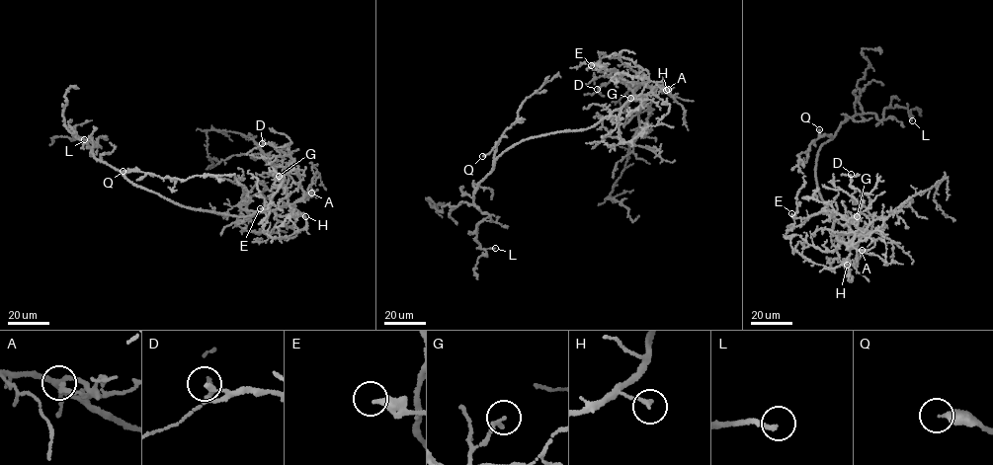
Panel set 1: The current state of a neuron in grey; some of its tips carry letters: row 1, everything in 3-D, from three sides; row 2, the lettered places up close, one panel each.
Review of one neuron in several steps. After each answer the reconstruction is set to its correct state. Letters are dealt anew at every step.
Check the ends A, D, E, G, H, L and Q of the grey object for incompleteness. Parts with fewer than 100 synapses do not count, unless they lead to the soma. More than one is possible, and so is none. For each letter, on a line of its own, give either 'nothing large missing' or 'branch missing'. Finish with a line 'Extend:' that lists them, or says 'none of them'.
A: nothing large missing
D: nothing large missing
E: nothing large missing
G: nothing large missing
H: nothing large missing
L: nothing large missing
Q: nothing large missing
Extend: none of them

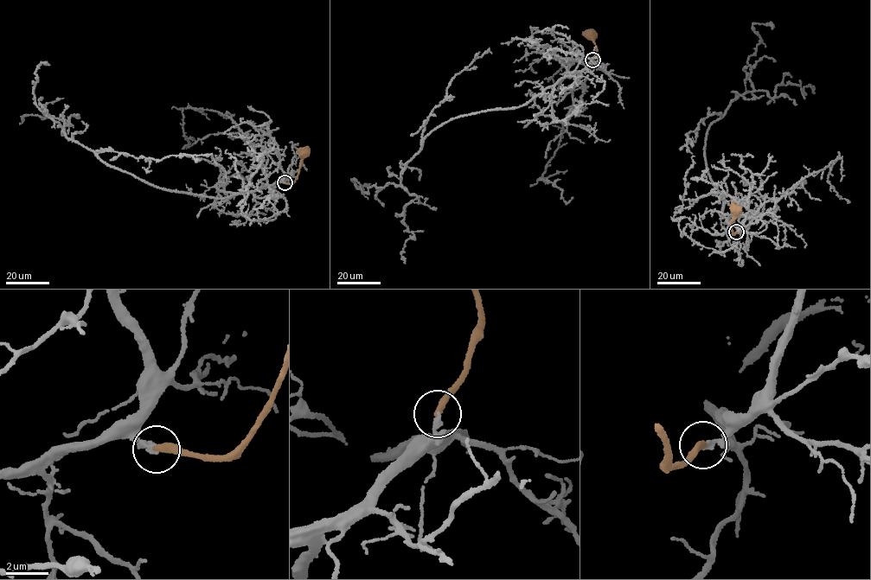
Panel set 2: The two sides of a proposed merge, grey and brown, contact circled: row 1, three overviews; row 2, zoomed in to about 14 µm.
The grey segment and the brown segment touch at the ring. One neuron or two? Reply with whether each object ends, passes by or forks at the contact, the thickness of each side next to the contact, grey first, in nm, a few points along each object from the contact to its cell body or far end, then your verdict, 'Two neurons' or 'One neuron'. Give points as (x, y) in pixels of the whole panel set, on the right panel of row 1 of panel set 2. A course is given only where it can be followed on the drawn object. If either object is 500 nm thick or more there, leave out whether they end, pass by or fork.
At the ring grey ends. At the ring brown ends. Thickness 240 nm (grey) against 360 nm. Course of grey: (736, 232), (721, 215), (705, 138), (730, 103), (753, 90), (747, 61), (761, 39), (752, 23), (772, 28). Course of brown: (736, 232), (733, 234), (730, 223), (736, 214), (735, 208). One neuron

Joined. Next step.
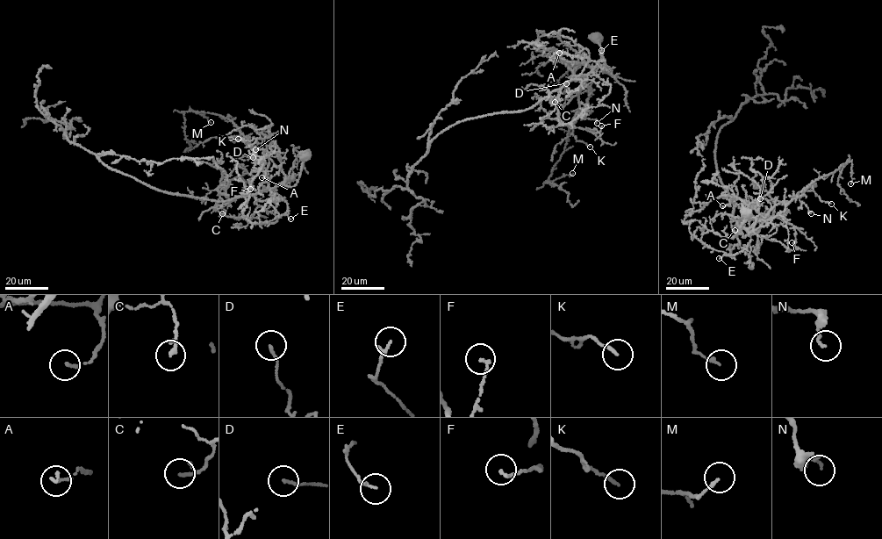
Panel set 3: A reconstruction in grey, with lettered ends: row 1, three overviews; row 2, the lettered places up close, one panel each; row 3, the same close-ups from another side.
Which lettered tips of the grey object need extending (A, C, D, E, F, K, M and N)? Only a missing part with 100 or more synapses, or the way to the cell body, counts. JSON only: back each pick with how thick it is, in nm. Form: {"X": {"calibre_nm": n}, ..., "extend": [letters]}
{"extend": []}

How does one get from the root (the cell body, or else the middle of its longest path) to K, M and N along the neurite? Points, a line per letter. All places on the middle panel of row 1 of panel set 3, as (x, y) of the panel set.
K: (595, 39), (603, 53), (598, 64), (585, 75), (577, 95), (579, 108), (572, 133), (577, 140), (590, 147)
M: (595, 39), (602, 55), (585, 75), (577, 95), (579, 108), (570, 128), (564, 151), (548, 180), (572, 173)
N: (595, 39), (603, 53), (598, 64), (585, 75), (577, 95), (578, 110), (584, 118), (595, 119), (597, 123)

